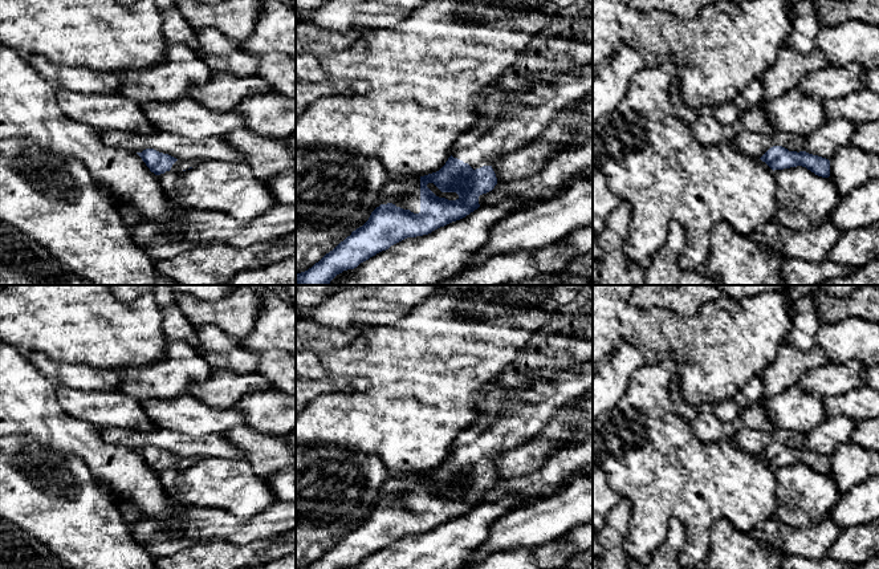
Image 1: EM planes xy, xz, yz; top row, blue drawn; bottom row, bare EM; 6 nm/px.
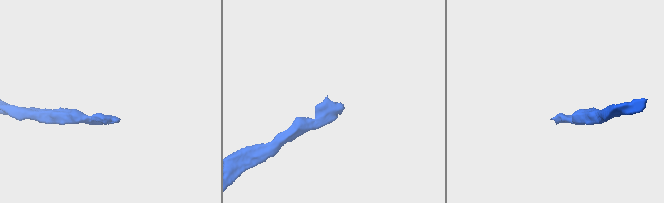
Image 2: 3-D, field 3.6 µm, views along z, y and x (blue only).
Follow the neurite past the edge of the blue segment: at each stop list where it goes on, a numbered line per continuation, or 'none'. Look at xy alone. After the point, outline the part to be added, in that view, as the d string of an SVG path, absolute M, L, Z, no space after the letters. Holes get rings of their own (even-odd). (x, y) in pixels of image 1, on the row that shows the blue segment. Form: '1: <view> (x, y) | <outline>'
1: xy (179, 165) | M178 159L178 160L172 164L171 170L174 170L174 171L188 170L190 167L198 166L200 162L202 162L202 160L199 160L199 159L191 159L191 160L180 160L180 159Z

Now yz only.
none

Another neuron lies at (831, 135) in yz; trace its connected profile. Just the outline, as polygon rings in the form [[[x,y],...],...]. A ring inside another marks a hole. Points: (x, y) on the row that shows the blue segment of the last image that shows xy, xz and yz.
[[[826,119],[805,138],[803,151],[830,160],[842,147],[850,145],[855,130],[856,125],[847,119]]]

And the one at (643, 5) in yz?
[[[630,0],[630,5],[639,11],[666,11],[681,20],[695,17],[704,7],[721,0]]]

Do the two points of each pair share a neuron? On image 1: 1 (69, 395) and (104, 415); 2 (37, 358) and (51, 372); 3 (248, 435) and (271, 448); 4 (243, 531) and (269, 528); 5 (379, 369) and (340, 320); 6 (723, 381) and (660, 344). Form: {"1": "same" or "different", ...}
{"1": "same", "2": "same", "3": "same", "4": "same", "5": "different", "6": "same"}

